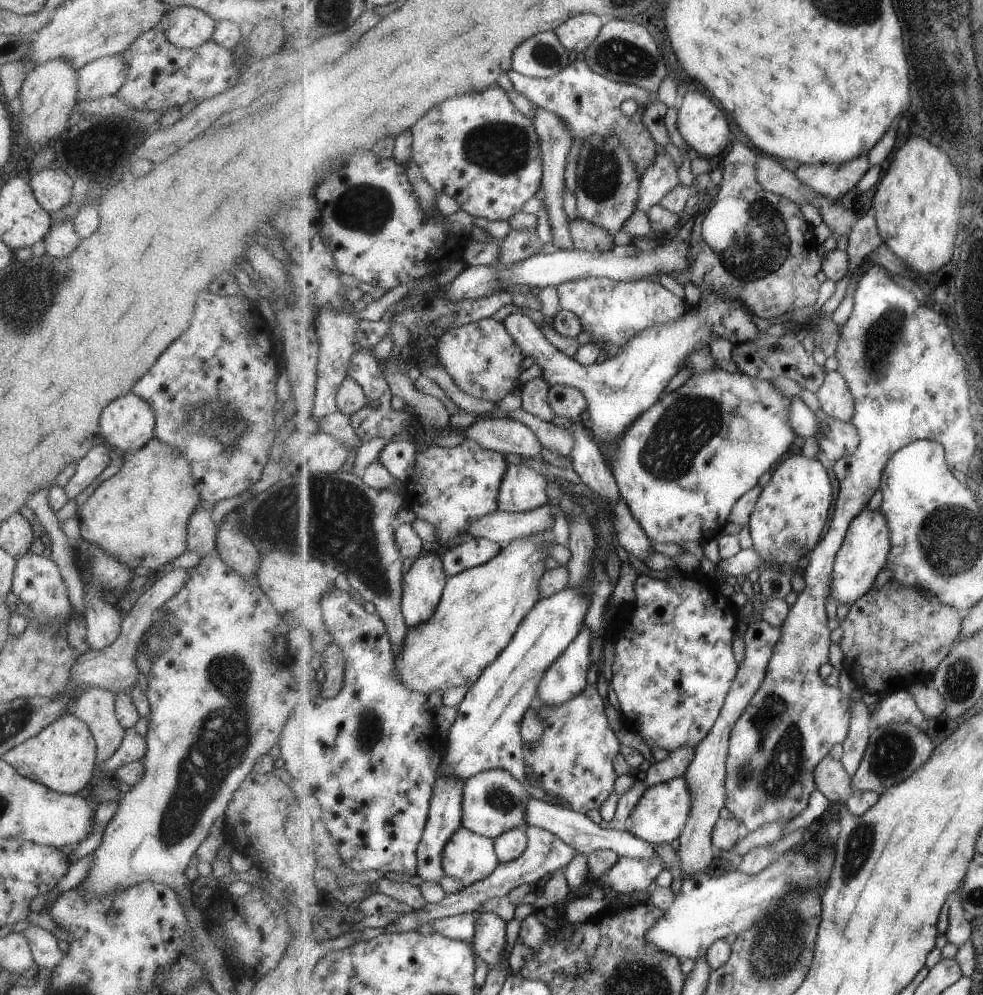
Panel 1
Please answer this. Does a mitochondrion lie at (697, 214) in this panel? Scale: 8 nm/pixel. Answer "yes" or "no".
no

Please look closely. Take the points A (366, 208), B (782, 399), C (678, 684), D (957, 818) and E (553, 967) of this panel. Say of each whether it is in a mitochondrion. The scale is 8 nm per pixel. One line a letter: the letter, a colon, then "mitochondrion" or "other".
A: mitochondrion
B: other
C: other
D: other
E: other

